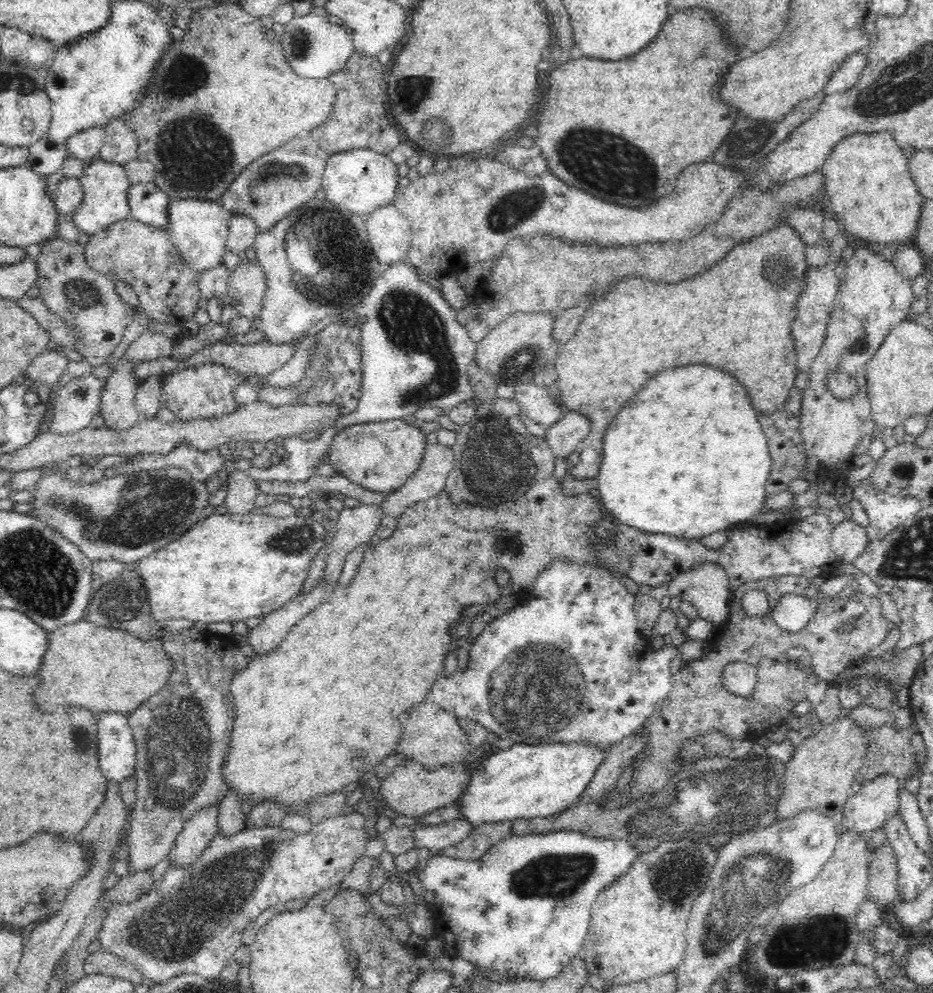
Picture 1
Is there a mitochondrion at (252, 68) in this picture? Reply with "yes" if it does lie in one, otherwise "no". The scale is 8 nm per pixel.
no

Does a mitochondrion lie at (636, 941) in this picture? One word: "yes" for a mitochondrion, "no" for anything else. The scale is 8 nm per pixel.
no

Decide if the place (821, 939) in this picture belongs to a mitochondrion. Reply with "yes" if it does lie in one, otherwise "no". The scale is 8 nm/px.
yes

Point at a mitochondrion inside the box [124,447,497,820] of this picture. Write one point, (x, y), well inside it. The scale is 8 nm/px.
(179, 751)

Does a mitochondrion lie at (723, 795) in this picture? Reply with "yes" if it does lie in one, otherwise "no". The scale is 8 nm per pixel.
yes

